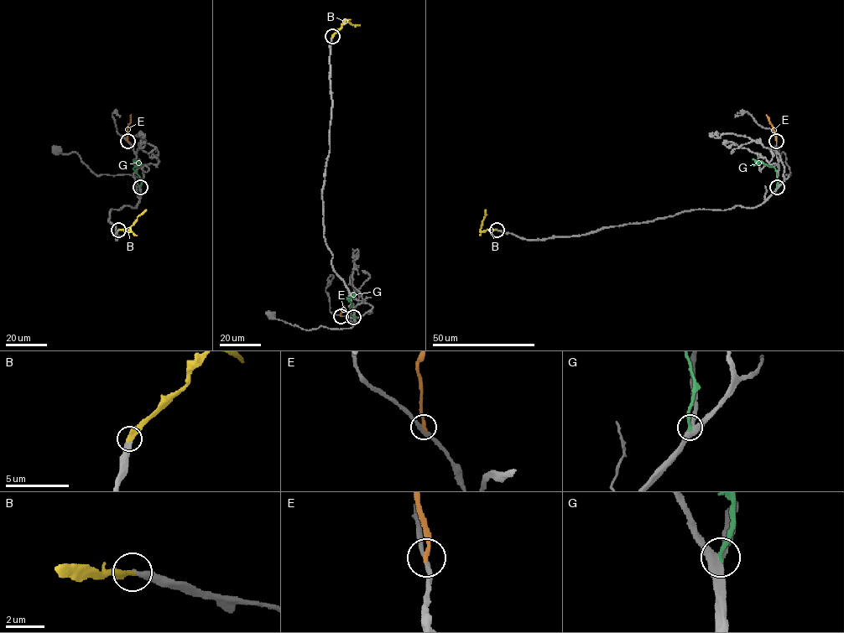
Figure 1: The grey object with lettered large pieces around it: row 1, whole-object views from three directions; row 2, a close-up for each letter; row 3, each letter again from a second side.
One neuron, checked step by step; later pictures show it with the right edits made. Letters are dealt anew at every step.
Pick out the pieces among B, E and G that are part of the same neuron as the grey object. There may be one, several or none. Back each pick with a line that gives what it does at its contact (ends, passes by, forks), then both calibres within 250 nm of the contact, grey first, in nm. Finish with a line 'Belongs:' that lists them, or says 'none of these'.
B: it ends | 320/360 nm
Belongs: B

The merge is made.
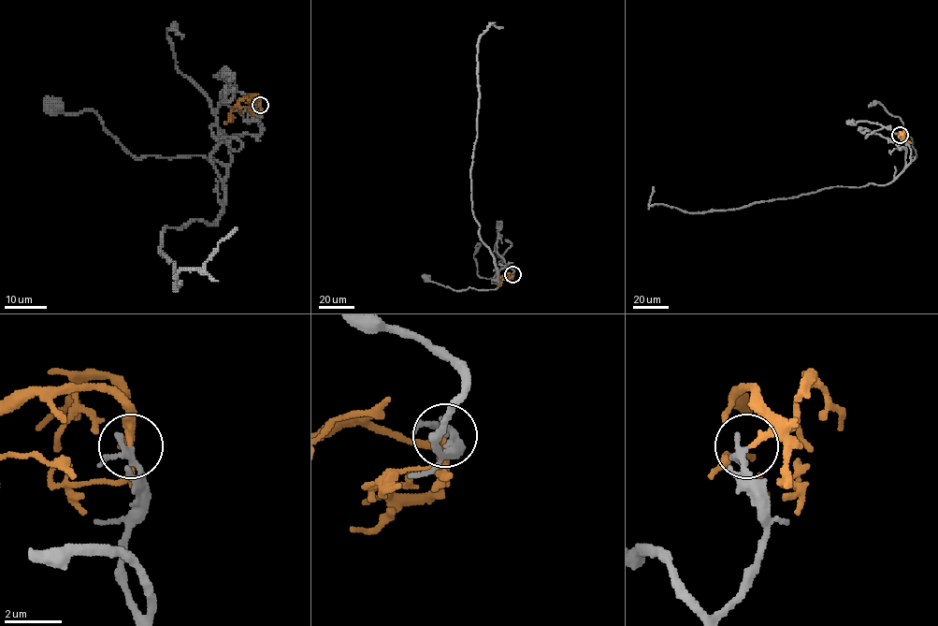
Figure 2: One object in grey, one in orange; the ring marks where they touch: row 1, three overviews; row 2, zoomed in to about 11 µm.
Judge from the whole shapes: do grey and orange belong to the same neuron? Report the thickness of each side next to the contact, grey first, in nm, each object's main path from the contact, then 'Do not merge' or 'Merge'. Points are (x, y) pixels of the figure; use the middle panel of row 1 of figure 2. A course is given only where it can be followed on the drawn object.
Thickness 190 nm (grey) against 170 nm. Course of grey: (512, 274), (498, 281), (492, 280), (497, 280), (498, 286), (488, 290), (453, 290), (426, 277). Course of orange: (512, 274), (504, 274), (497, 285). Do not merge

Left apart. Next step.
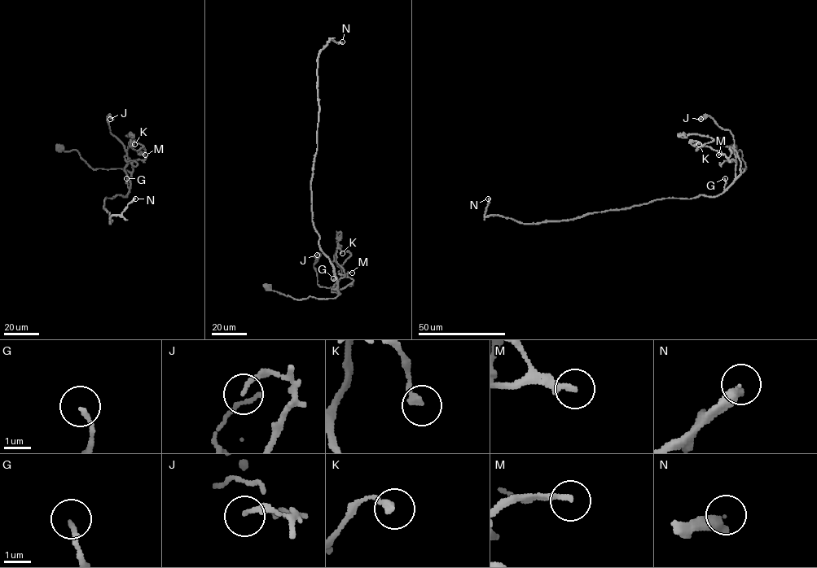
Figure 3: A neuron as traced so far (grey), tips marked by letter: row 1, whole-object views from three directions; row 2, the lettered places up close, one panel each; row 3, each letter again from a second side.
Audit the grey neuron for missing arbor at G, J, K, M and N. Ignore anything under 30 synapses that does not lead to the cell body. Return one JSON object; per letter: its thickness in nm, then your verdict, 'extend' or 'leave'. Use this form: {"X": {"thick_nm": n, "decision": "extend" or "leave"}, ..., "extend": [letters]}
{"G": {"thick_nm": 160, "decision": "leave"}, "J": {"thick_nm": 140, "decision": "leave"}, "K": {"thick_nm": 240, "decision": "leave"}, "M": {"thick_nm": 190, "decision": "leave"}, "N": {"thick_nm": 400, "decision": "extend"}, "extend": ["N"]}

